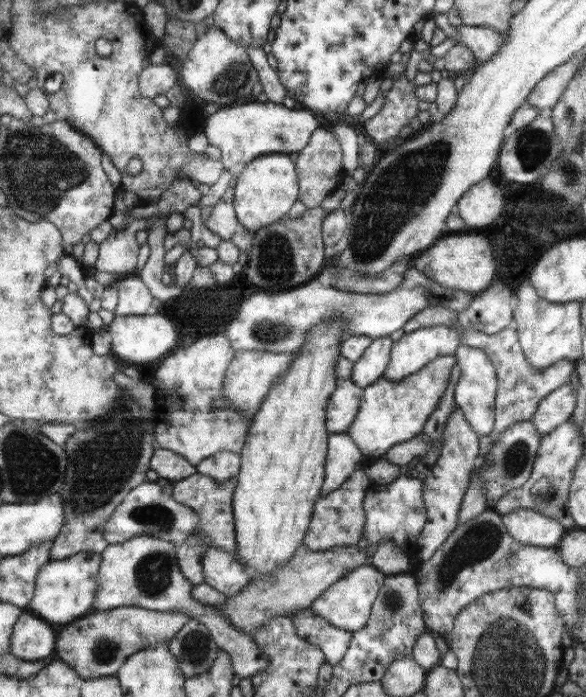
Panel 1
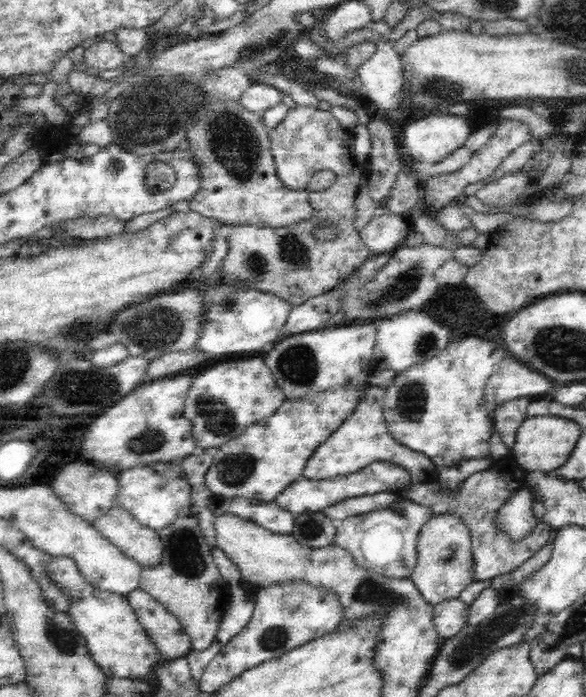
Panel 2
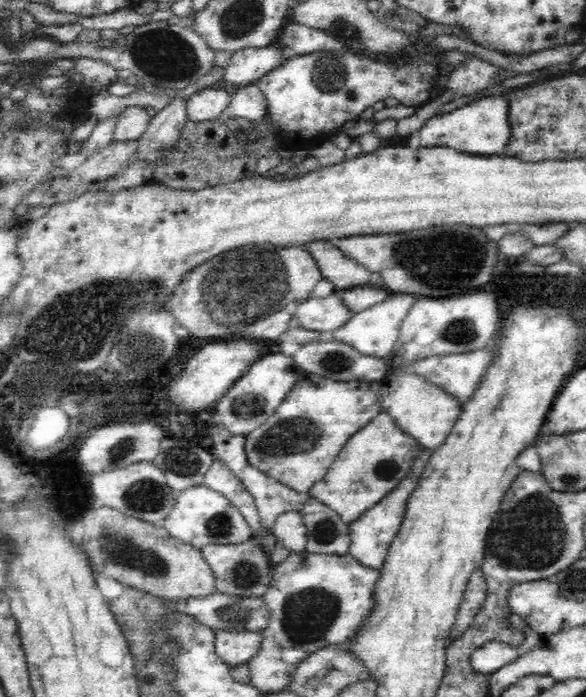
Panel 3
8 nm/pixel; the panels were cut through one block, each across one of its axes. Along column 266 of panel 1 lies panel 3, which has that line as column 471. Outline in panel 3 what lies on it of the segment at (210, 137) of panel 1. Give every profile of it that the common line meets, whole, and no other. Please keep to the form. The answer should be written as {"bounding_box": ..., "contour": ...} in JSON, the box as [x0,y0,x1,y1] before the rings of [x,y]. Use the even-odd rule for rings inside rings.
{"bounding_box":[418,94,510,158],"contour":[[[494,94],[490,98],[480,98],[470,104],[464,104],[462,108],[456,108],[442,116],[436,114],[428,118],[426,124],[418,130],[420,148],[454,148],[464,154],[486,156],[486,158],[496,152],[500,154],[510,138],[508,100],[510,100],[510,94]]]}

